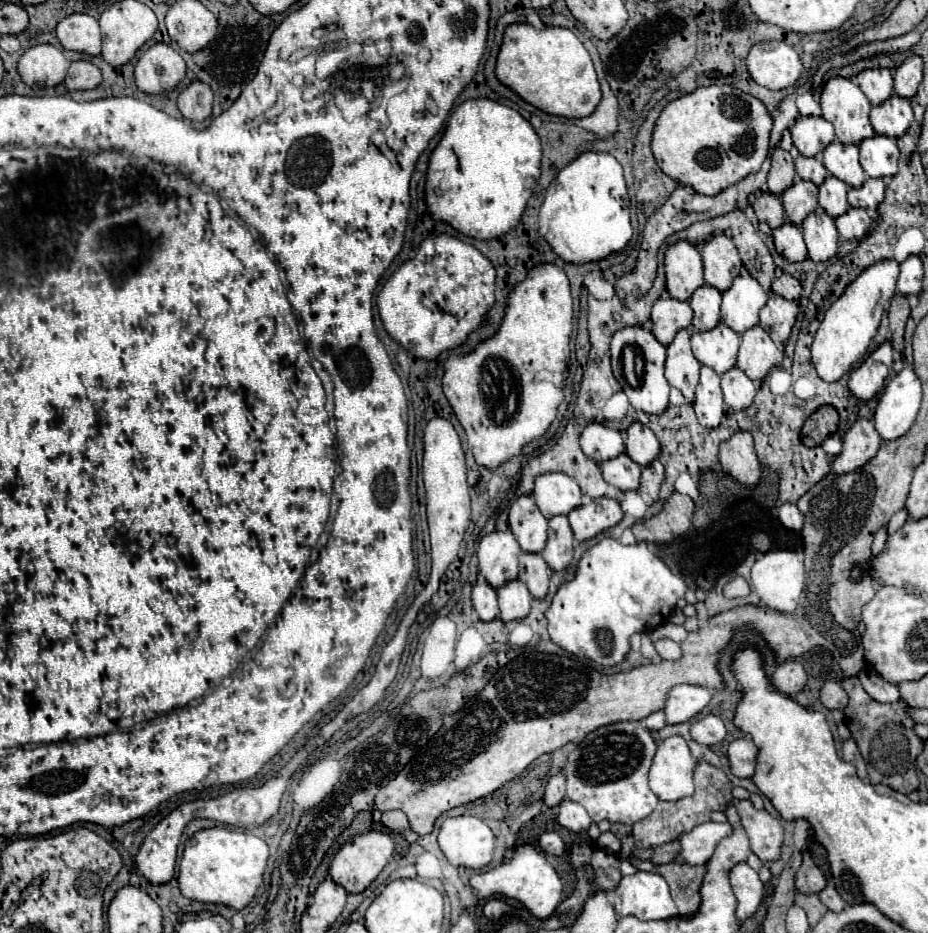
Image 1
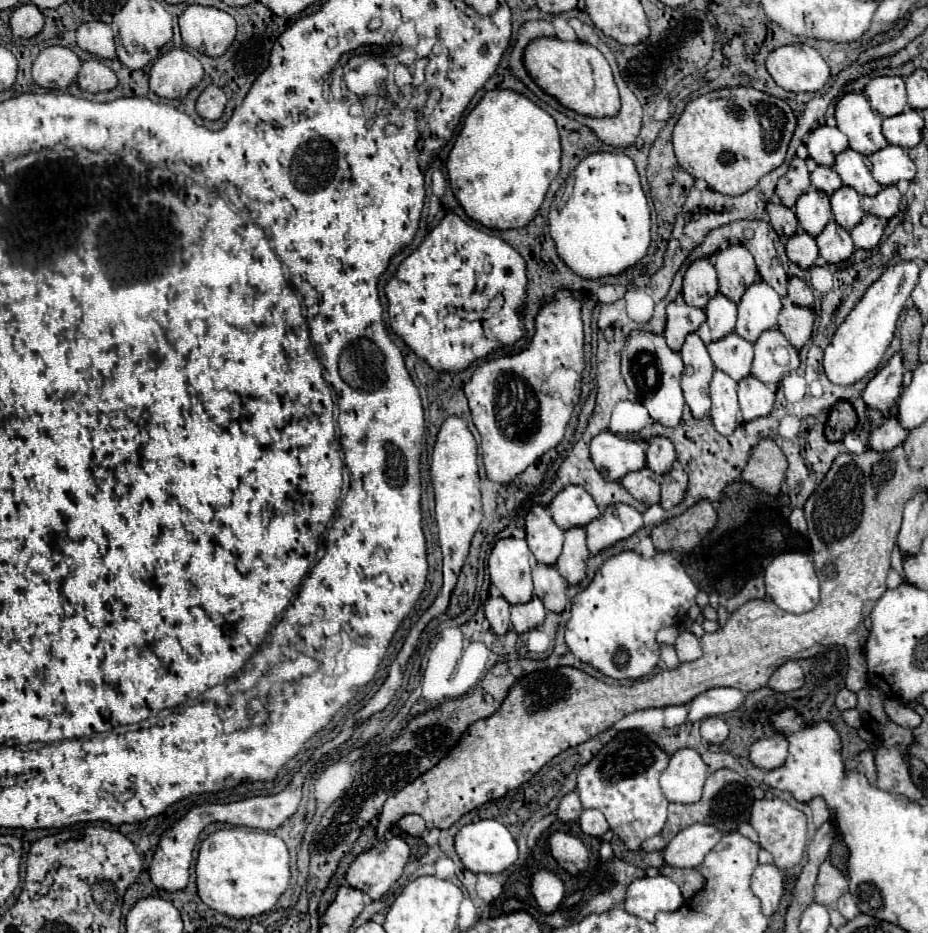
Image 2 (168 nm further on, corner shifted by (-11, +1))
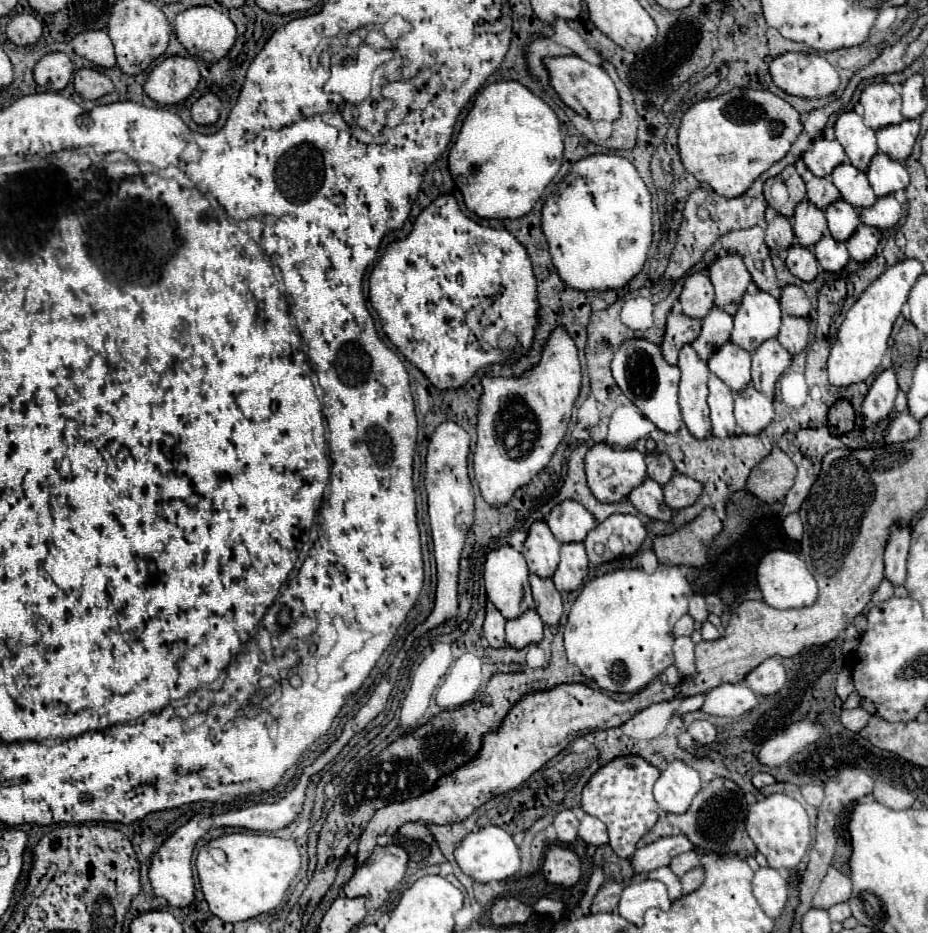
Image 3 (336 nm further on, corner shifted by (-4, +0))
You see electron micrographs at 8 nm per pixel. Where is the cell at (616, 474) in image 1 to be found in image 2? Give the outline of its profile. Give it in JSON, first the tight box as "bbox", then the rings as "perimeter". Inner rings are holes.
{"bbox":[622,468,660,504],"perimeter":[[[640,468],[638,472],[628,472],[622,486],[644,504],[658,504],[660,500],[660,478],[650,468]]]}

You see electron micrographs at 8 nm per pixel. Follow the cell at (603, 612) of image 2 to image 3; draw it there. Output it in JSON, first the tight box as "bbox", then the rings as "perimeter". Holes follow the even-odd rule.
{"bbox":[563,565,693,693],"perimeter":[[[659,565],[651,575],[643,569],[617,569],[613,573],[595,577],[593,581],[585,583],[569,611],[569,619],[563,631],[569,663],[579,667],[587,679],[595,681],[605,691],[637,693],[645,689],[655,677],[673,665],[673,625],[687,613],[691,595],[693,591],[687,579],[681,575],[679,567],[673,565]]]}

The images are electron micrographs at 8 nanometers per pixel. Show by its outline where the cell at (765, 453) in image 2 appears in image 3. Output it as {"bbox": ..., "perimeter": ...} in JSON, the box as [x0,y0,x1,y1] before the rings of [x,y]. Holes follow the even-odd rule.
{"bbox":[747,447,797,503],"perimeter":[[[775,447],[759,467],[753,469],[747,489],[765,503],[775,503],[787,495],[793,485],[797,473],[797,465],[785,455],[779,447]]]}

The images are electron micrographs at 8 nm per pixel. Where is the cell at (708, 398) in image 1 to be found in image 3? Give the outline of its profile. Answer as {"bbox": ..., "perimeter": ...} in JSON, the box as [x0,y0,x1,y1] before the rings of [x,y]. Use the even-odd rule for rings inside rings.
{"bbox":[709,377,735,437],"perimeter":[[[709,377],[709,409],[715,437],[735,435],[735,417],[733,417],[733,395],[731,389],[717,377]]]}

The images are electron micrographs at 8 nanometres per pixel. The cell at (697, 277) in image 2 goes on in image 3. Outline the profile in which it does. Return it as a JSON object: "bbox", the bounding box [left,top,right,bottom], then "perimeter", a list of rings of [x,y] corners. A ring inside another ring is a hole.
{"bbox":[679,271,713,319],"perimeter":[[[705,271],[693,273],[685,279],[683,293],[679,297],[683,313],[693,319],[703,319],[713,309],[713,285]]]}

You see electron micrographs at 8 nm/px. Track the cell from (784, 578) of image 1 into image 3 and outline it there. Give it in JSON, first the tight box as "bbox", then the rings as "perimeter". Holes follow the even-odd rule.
{"bbox":[757,551,817,609],"perimeter":[[[771,551],[767,553],[757,567],[757,584],[763,601],[775,609],[809,607],[817,601],[817,583],[797,552]]]}

